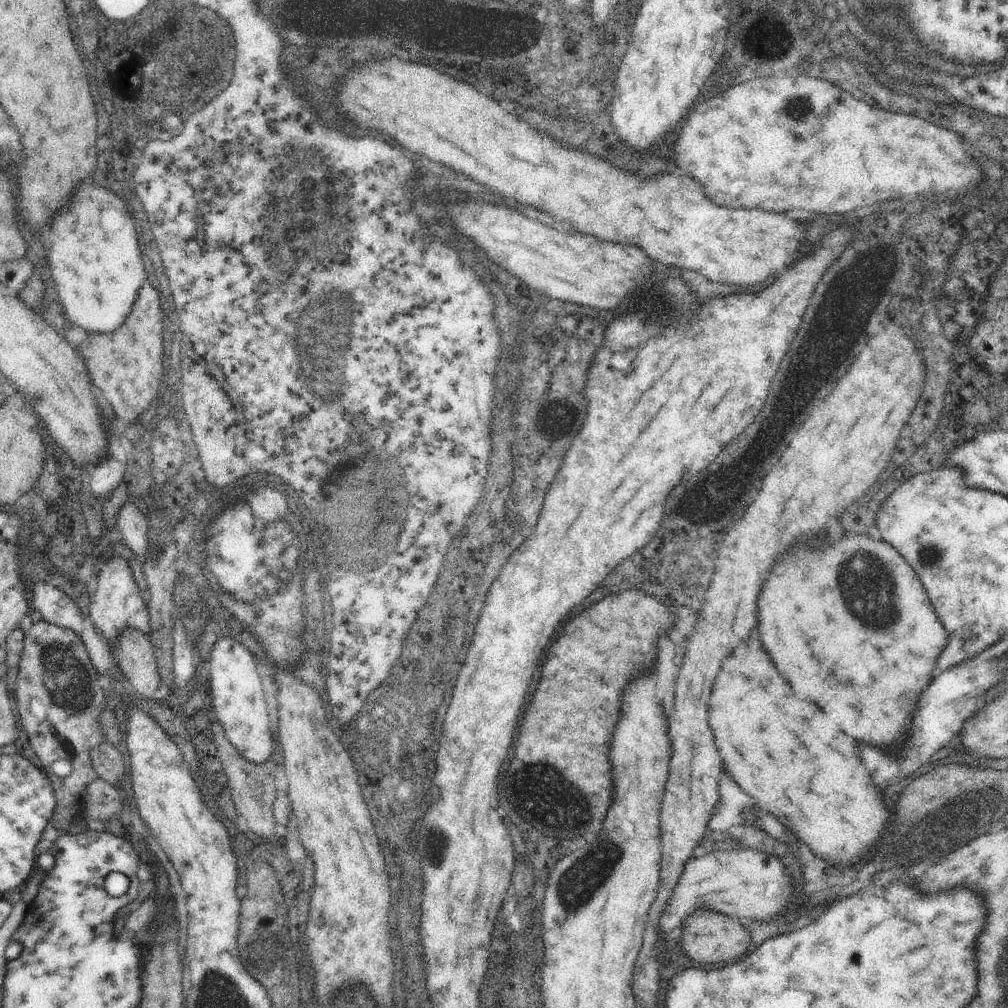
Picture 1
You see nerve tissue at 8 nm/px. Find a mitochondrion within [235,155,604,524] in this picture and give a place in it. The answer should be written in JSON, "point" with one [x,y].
{"point":[321,378]}

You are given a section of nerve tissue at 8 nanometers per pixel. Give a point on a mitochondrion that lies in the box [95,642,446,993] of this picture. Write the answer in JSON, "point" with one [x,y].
{"point":[260,959]}

